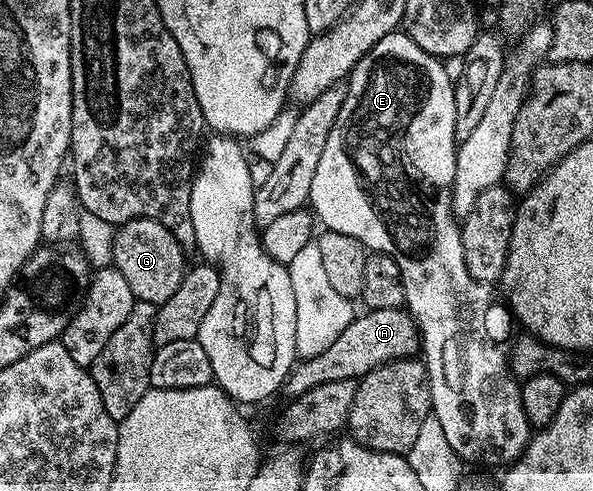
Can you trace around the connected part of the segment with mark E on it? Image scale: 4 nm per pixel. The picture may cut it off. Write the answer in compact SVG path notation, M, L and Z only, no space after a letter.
M403 31L388 33L359 59L359 63L353 68L347 78L349 90L343 99L343 107L339 107L339 119L335 119L335 127L331 127L331 135L327 135L327 147L323 147L323 156L319 159L319 167L315 171L315 180L311 182L308 204L315 214L318 222L331 231L339 231L339 235L351 235L351 239L359 239L366 250L382 253L395 263L399 263L399 271L405 288L404 308L408 310L417 325L420 334L420 356L429 376L429 385L432 395L432 412L442 424L443 435L451 449L461 457L462 462L479 463L481 465L508 466L516 461L524 453L531 436L531 426L523 411L521 386L518 378L514 377L509 369L509 355L511 352L510 341L514 336L515 318L508 304L501 303L496 309L493 306L493 285L484 285L476 281L467 271L467 265L463 259L463 239L458 218L453 216L453 184L455 183L455 159L457 158L458 142L455 139L455 82L449 77L444 64L438 58L427 55L415 39L411 39Z

